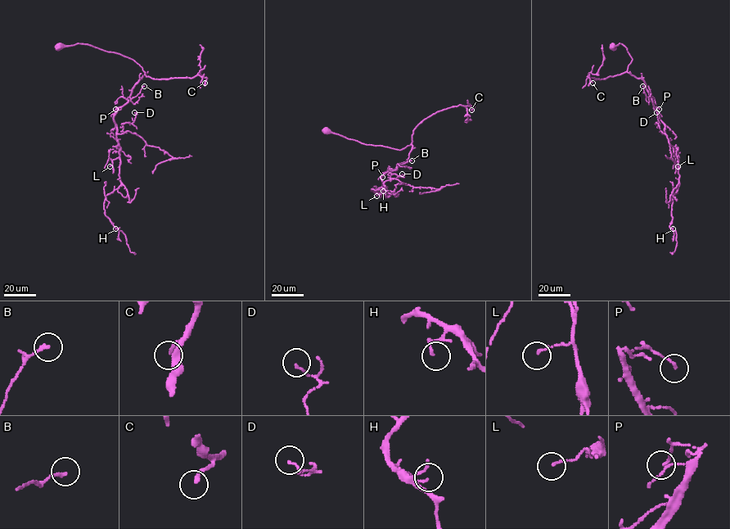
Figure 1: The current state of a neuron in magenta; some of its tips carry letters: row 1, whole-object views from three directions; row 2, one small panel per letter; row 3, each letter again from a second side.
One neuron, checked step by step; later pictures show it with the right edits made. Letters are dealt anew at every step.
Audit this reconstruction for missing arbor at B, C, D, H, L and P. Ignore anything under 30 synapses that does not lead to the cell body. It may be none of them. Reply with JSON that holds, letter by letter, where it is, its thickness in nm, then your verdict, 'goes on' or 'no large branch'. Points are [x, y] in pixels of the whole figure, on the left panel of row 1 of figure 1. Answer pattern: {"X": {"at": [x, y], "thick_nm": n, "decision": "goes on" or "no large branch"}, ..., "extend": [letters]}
{"B": {"at": [144, 86], "thick_nm": 160, "decision": "no large branch"}, "C": {"at": [205, 83], "thick_nm": 200, "decision": "no large branch"}, "D": {"at": [134, 112], "thick_nm": 120, "decision": "no large branch"}, "H": {"at": [115, 228], "thick_nm": 140, "decision": "no large branch"}, "L": {"at": [110, 166], "thick_nm": 120, "decision": "no large branch"}, "P": {"at": [115, 109], "thick_nm": 120, "decision": "no large branch"}, "extend": []}

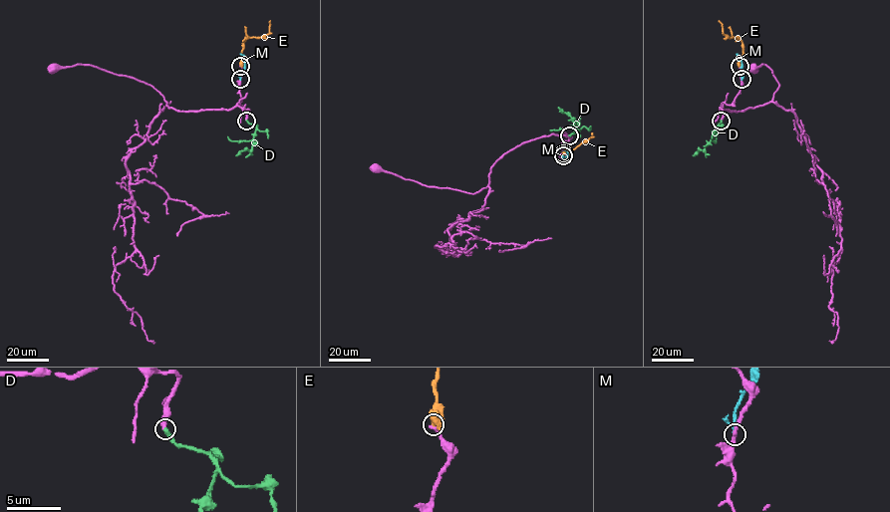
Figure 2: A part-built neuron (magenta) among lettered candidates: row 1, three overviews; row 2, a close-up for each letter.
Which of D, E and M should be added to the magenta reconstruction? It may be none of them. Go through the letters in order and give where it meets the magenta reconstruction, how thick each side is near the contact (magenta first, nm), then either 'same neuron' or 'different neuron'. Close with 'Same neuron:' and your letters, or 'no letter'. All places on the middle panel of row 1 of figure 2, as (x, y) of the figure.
D: meets magenta at (569, 135); 360 nm thick on the magenta side, 280 nm on the other; same neuron
E: meets magenta at (563, 153); 200 nm thick on the magenta side, 700 nm on the other; different neuron
M: meets magenta at (563, 155); 240 nm thick on the magenta side, 130 nm on the other; different neuron
Same neuron: D

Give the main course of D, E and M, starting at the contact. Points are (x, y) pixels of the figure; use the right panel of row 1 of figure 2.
D: (721, 121), (717, 133), (704, 150), (693, 155)
E: (740, 65), (741, 42), (724, 34), (719, 21)
M: (741, 80), (741, 65), (738, 54)

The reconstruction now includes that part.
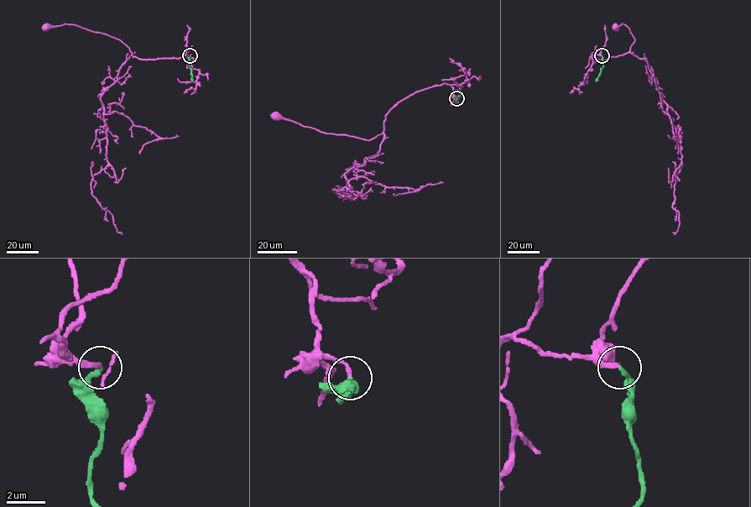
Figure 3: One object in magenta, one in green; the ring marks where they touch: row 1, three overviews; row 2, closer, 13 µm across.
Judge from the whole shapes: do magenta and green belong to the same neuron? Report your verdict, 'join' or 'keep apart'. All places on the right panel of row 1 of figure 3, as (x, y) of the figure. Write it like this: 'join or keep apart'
join

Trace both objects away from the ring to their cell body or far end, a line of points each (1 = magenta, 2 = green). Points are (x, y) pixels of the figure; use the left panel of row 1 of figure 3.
1: (190, 55), (185, 53), (177, 59), (140, 60), (133, 57), (120, 40), (101, 33), (75, 24), (46, 27)
2: (190, 55), (189, 66), (193, 81)

